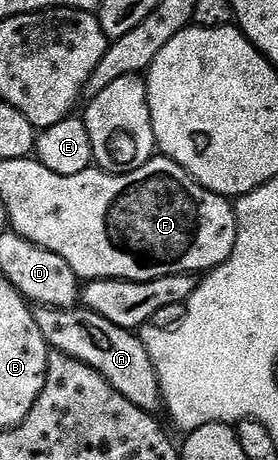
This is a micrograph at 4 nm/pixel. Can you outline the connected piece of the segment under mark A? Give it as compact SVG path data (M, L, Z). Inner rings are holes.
M38 305L33 314L50 350L79 359L79 363L87 363L87 367L99 371L99 375L103 375L123 399L135 403L135 407L151 414L162 408L161 388L151 355L147 355L147 347L134 330L119 327L84 307L48 309L46 305Z

